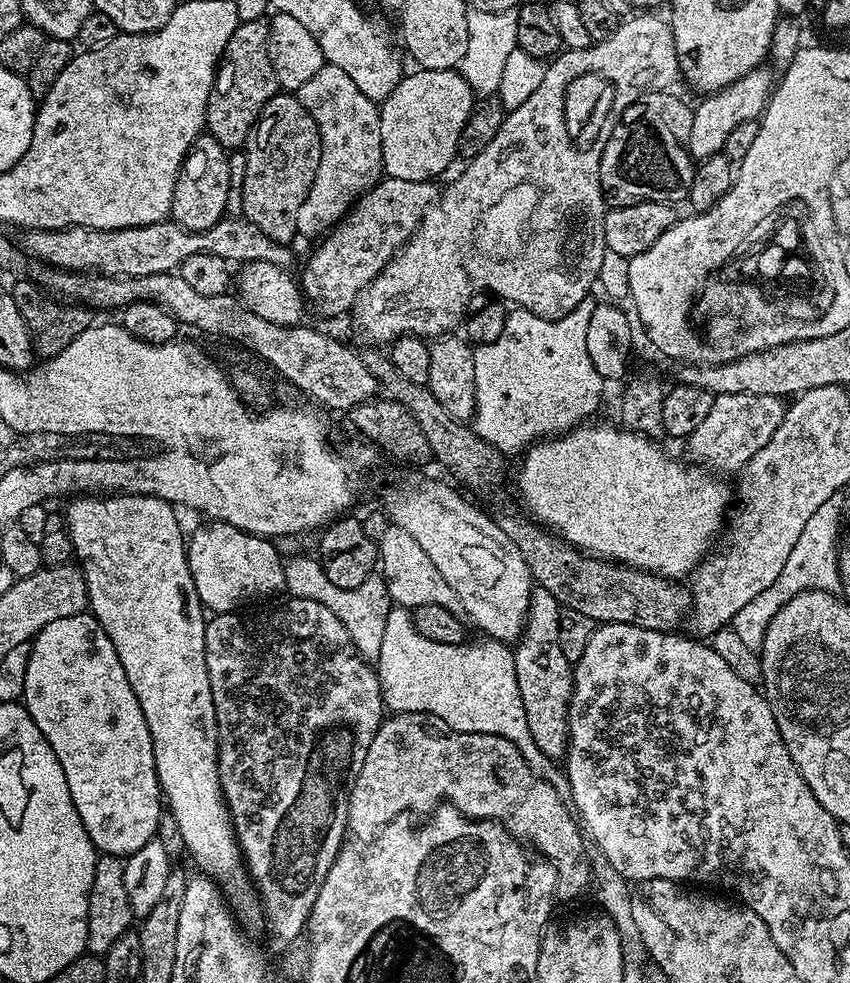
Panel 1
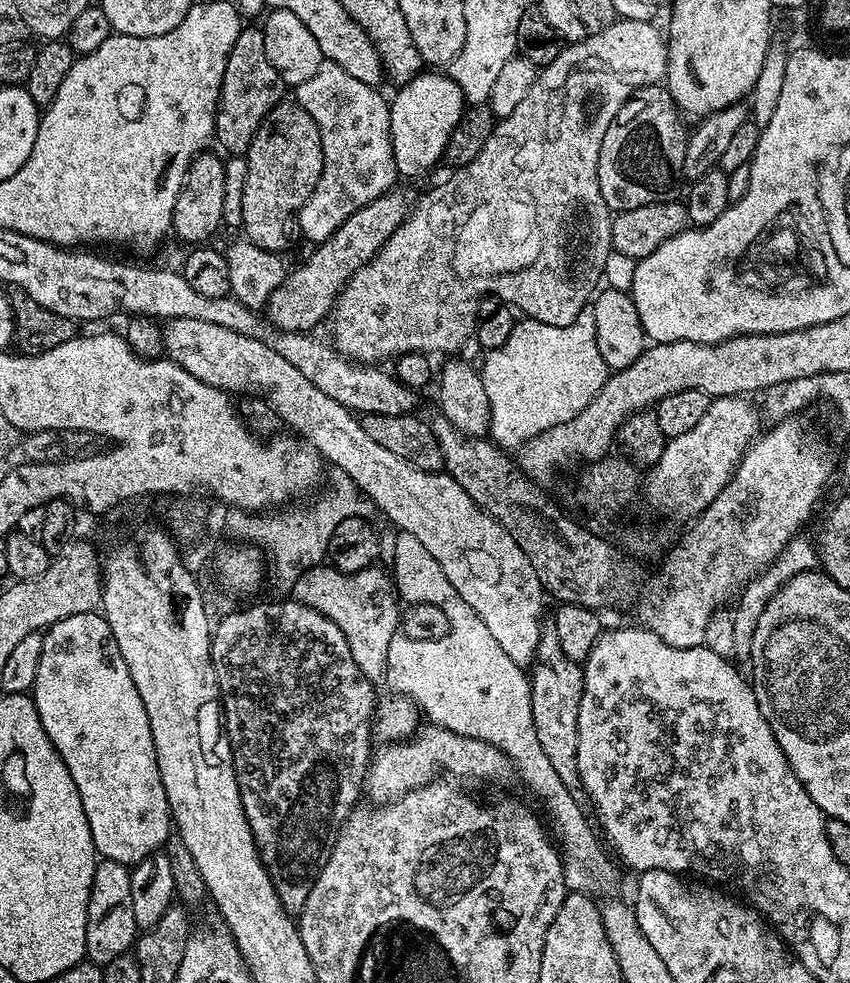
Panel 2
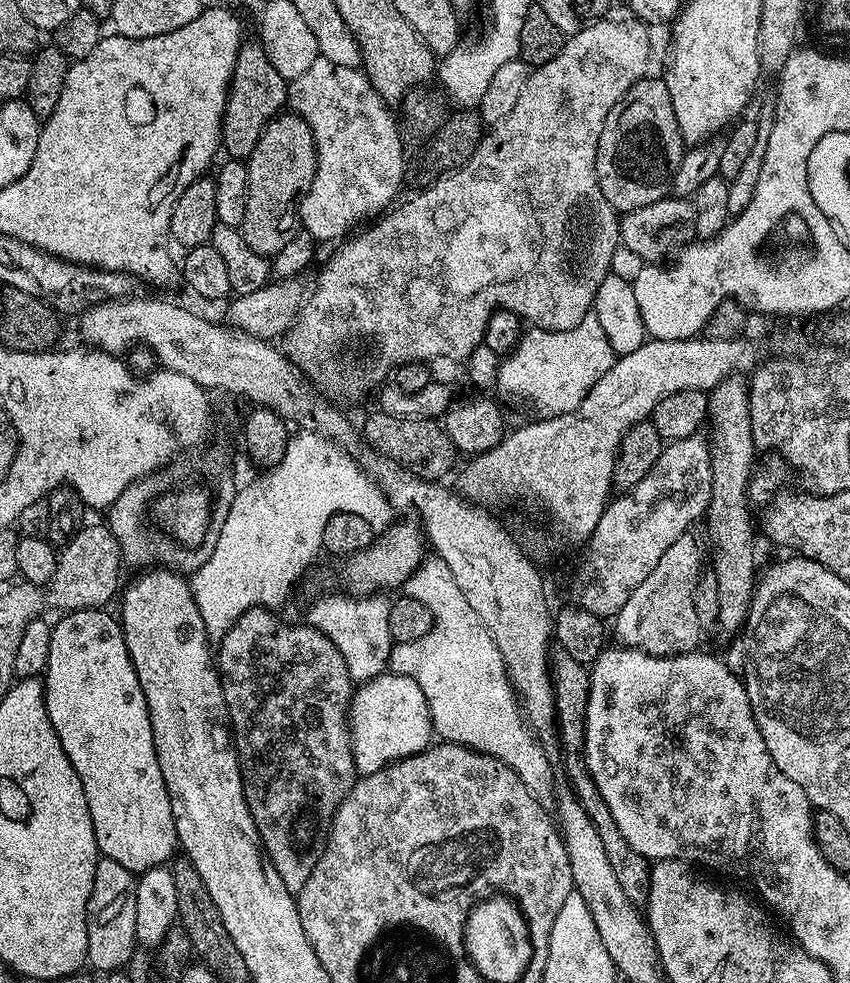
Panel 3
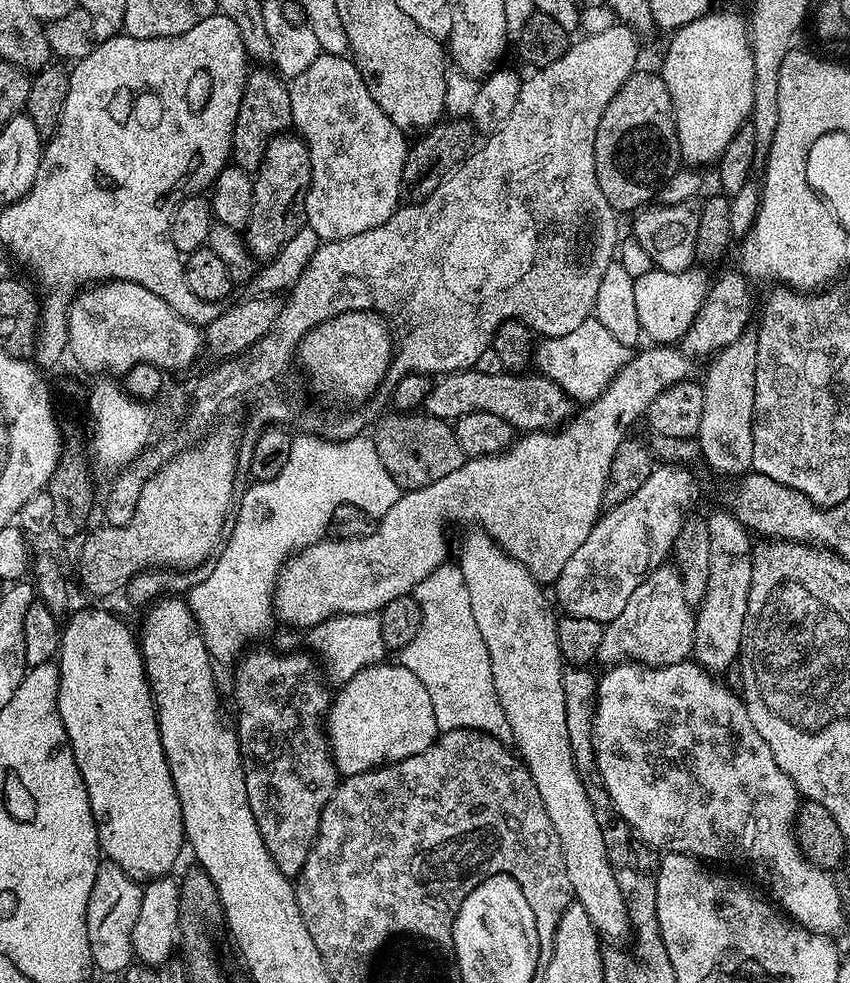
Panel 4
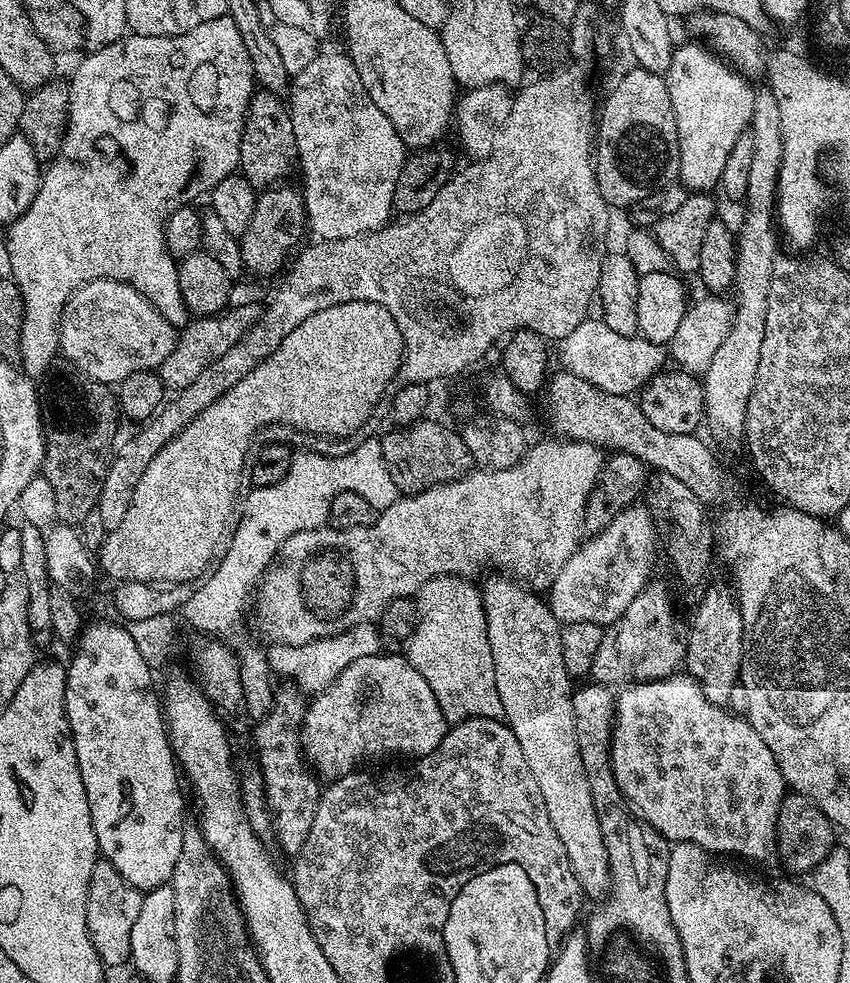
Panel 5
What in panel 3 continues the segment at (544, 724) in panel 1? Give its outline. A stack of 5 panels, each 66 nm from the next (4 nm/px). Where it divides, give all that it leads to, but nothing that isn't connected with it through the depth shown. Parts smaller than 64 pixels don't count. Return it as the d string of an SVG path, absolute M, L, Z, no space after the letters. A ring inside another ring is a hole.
M556 646L550 652L550 667L556 703L556 728L558 740L560 736L560 748L564 751L564 772L568 775L569 782L572 783L571 795L584 807L590 822L594 822L594 830L598 830L598 838L602 838L602 850L606 850L606 858L610 858L610 866L614 866L618 886L622 886L622 891L625 892L626 898L630 898L632 904L643 905L648 899L650 890L650 874L652 873L650 862L645 856L638 854L638 850L634 850L630 842L626 842L626 838L622 838L622 834L612 822L612 815L602 794L598 794L598 786L584 761L584 719L590 698L590 678L592 677L589 665L570 658L566 650Z

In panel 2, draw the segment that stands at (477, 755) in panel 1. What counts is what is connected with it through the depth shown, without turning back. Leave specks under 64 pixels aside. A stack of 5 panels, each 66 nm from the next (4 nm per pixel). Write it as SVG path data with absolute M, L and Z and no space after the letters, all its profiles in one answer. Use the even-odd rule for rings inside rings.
M421 723L406 740L393 740L375 749L368 765L363 791L373 805L389 804L415 788L431 784L441 774L461 776L464 780L504 780L513 775L511 760L498 746L478 738L454 734L437 724Z

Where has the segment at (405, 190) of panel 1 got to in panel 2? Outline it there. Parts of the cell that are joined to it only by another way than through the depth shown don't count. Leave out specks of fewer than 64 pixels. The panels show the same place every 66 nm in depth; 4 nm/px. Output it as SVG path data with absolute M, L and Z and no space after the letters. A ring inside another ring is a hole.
M393 186L392 189L378 198L374 198L374 202L370 202L366 206L362 206L362 210L358 210L354 214L350 214L350 218L346 218L346 222L342 222L342 226L338 230L334 230L334 234L330 234L330 238L326 238L322 243L315 245L308 256L308 264L304 264L301 268L296 268L287 273L282 282L282 286L278 286L278 290L274 290L274 294L270 294L266 305L266 319L268 323L274 325L275 328L282 332L306 332L311 333L316 330L320 323L329 319L332 307L336 304L336 299L340 297L340 292L344 288L345 282L363 264L369 264L376 257L377 252L384 247L384 244L390 238L390 234L394 234L394 230L398 230L398 226L402 226L402 222L408 217L409 212L414 207L414 200L411 200L406 193L400 189L400 186Z

